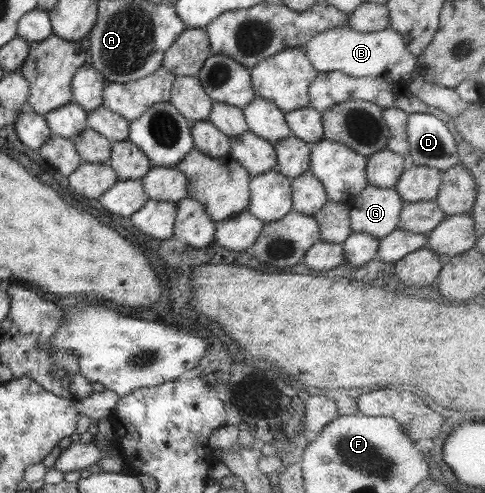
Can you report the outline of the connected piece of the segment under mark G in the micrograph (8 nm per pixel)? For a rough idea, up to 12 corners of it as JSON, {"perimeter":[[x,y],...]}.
{"perimeter":[[367,184],[346,205],[353,233],[379,240],[404,206],[394,188]]}

